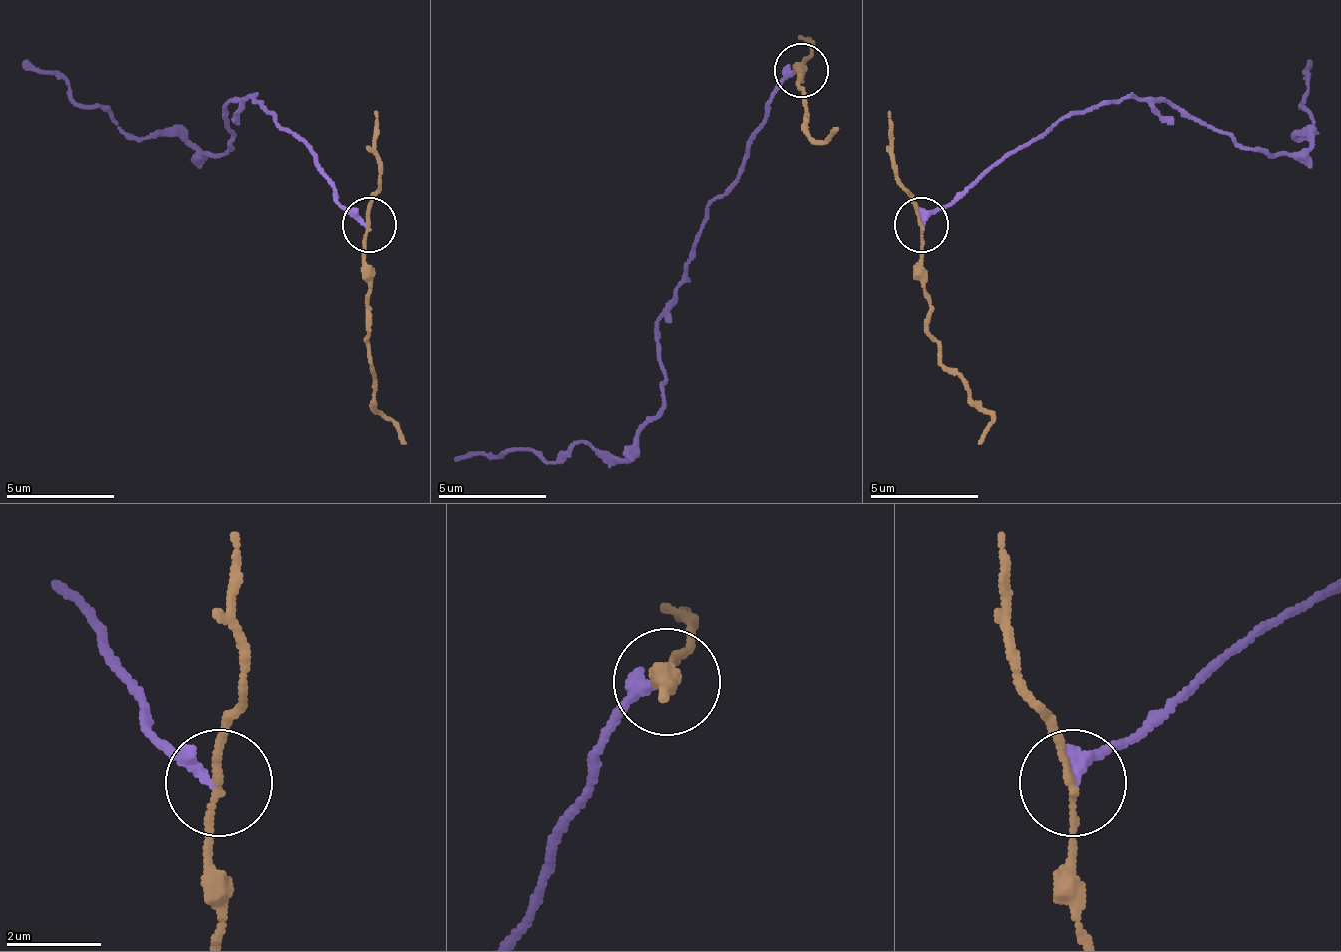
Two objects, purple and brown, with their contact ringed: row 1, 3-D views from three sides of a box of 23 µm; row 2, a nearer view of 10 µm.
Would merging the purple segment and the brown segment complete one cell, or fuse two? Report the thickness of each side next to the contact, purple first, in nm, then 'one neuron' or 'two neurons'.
280/140 nm | two neurons

